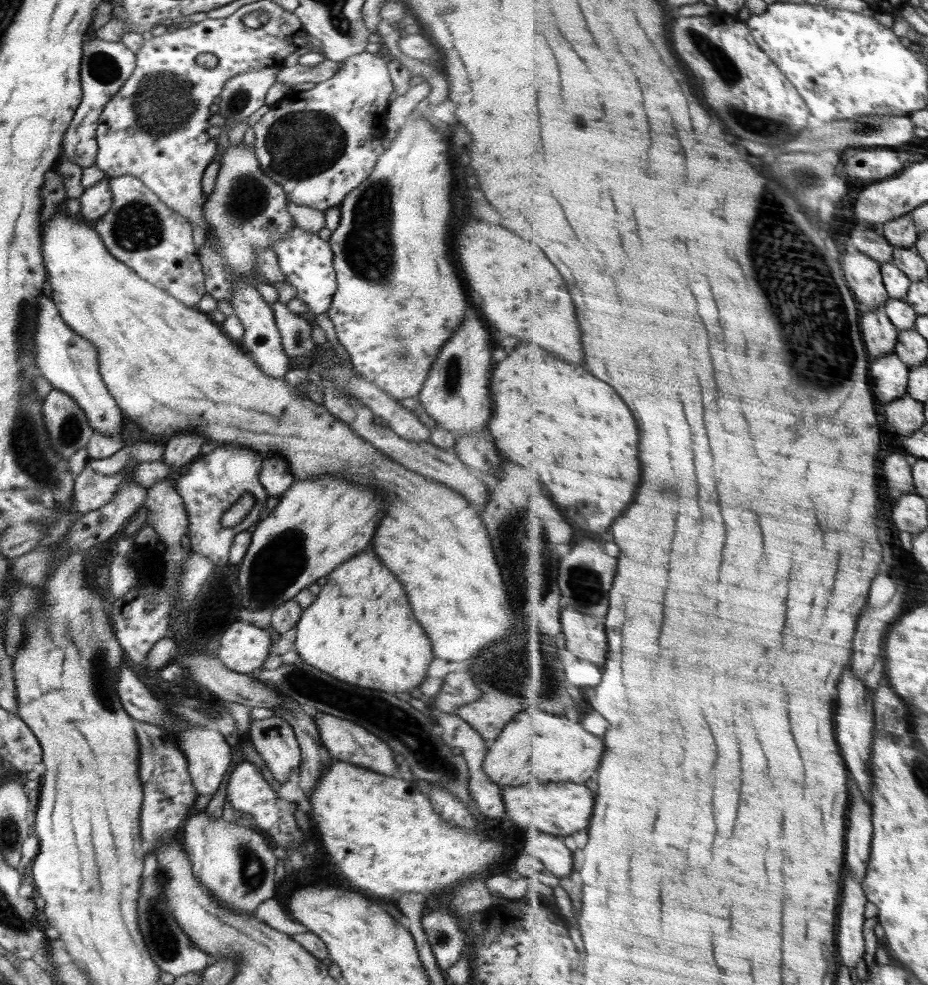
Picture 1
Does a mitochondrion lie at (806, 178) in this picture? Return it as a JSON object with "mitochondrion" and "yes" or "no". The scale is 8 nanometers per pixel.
{"mitochondrion":"yes"}

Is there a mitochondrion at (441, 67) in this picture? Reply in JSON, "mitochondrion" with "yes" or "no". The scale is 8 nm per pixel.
{"mitochondrion":"no"}

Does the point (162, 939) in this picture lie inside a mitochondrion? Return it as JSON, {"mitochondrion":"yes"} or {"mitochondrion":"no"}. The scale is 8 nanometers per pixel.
{"mitochondrion":"yes"}

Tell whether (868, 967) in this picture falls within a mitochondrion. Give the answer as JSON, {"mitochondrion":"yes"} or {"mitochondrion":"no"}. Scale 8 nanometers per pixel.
{"mitochondrion":"no"}

